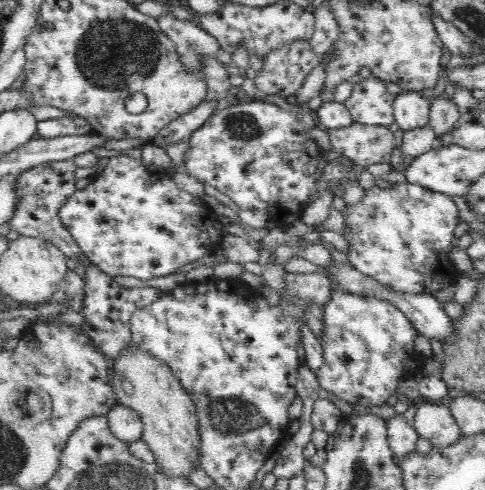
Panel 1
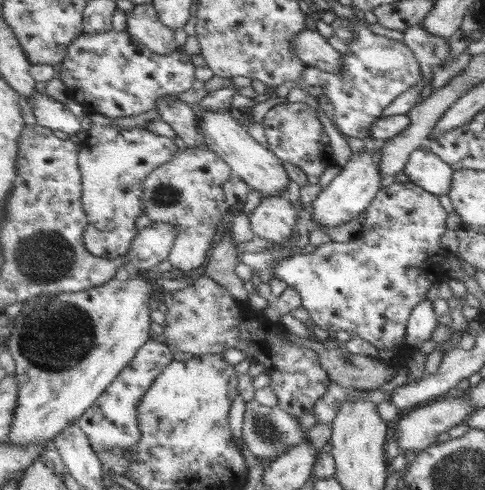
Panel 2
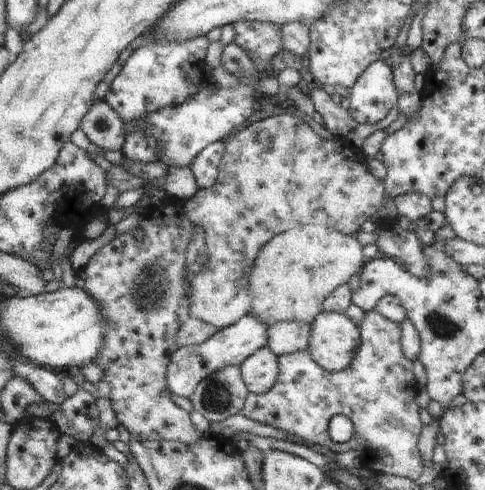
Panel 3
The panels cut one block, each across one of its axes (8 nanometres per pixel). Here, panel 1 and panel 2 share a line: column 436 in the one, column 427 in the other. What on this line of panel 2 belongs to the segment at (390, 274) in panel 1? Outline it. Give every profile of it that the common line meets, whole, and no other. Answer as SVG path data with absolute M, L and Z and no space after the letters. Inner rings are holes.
M393 184L383 188L369 210L363 212L361 230L351 236L349 242L329 242L317 246L313 254L293 254L279 264L273 264L271 274L287 284L287 288L297 288L303 296L303 308L309 310L311 320L317 328L325 332L347 332L351 338L359 336L367 340L377 350L395 350L399 358L395 364L403 368L405 360L415 352L407 346L407 322L413 308L423 302L431 282L449 280L447 272L441 270L441 262L453 256L449 250L441 250L439 236L445 232L445 210L439 206L437 196L429 194L421 186Z

